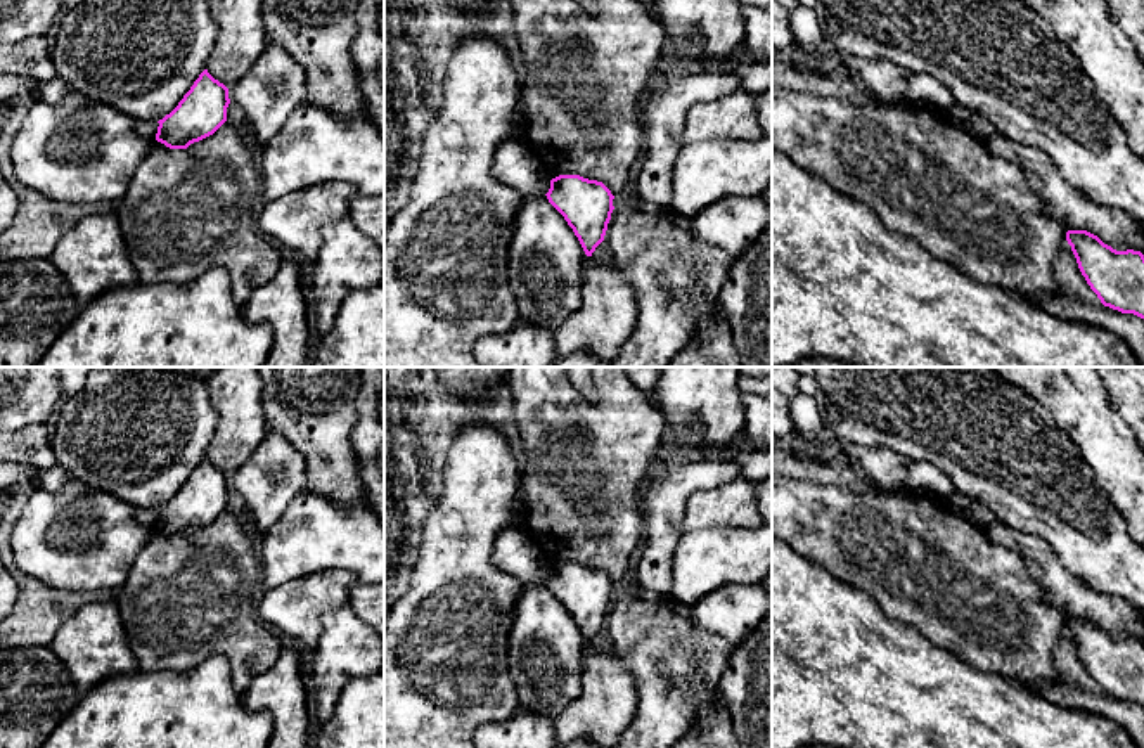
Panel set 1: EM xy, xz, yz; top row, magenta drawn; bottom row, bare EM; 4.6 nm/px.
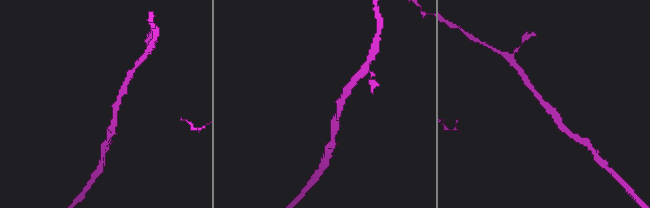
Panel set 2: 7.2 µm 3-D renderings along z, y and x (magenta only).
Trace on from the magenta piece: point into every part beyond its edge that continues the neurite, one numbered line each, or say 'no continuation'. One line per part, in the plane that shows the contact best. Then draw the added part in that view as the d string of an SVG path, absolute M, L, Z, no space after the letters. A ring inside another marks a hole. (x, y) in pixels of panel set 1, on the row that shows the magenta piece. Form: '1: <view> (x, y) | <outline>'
1: xy (144, 127) | M133 119L135 130L142 137L156 139L157 133L157 121L149 121L149 119Z

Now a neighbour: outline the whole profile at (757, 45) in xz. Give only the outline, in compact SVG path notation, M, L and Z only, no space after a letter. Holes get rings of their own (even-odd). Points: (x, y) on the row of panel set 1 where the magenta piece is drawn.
M744 5L746 36L741 54L772 66L772 12Z

